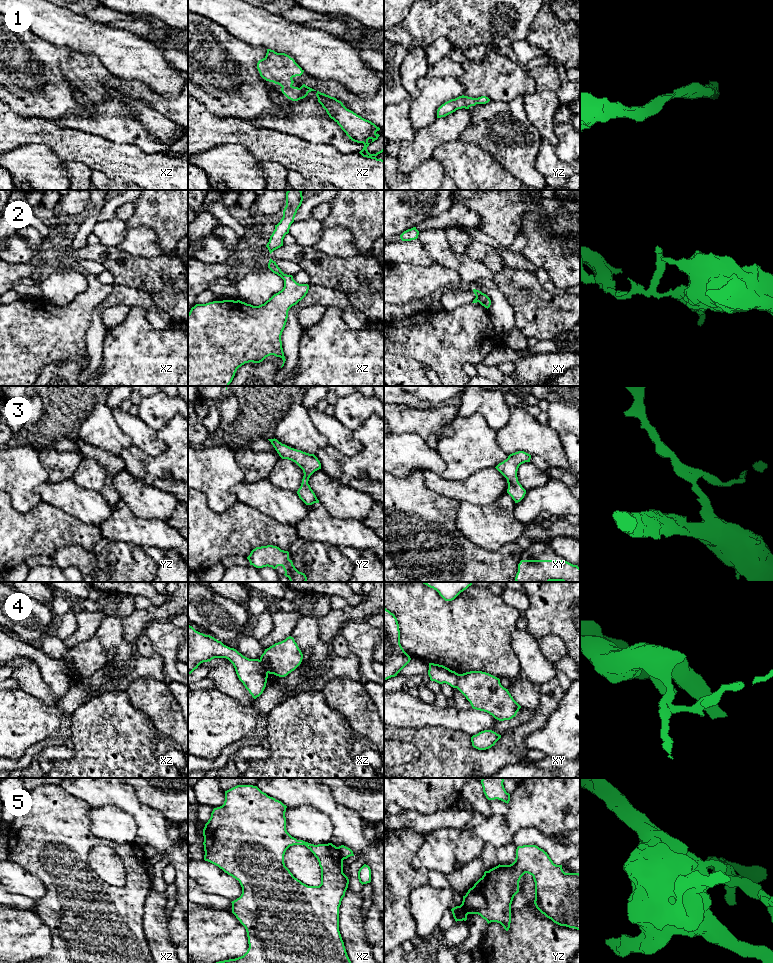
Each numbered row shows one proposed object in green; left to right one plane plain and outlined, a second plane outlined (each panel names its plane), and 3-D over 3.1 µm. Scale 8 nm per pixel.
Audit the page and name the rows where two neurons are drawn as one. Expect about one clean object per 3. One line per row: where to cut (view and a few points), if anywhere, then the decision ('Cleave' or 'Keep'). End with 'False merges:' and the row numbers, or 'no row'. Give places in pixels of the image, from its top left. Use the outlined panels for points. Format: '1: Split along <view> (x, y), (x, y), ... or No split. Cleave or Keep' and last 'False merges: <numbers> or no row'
1: No split. Keep
2: Split along xy (481, 292), (478, 301). Cleave
3: No split. Keep
4: Split along xy (460, 674), (455, 687). Cleave
5: Split along yz (458, 906), (458, 912), (464, 919). Cleave
False merges: 2, 4, 5

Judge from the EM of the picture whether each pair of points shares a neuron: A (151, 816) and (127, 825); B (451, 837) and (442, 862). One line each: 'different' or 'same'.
A: different
B: same

